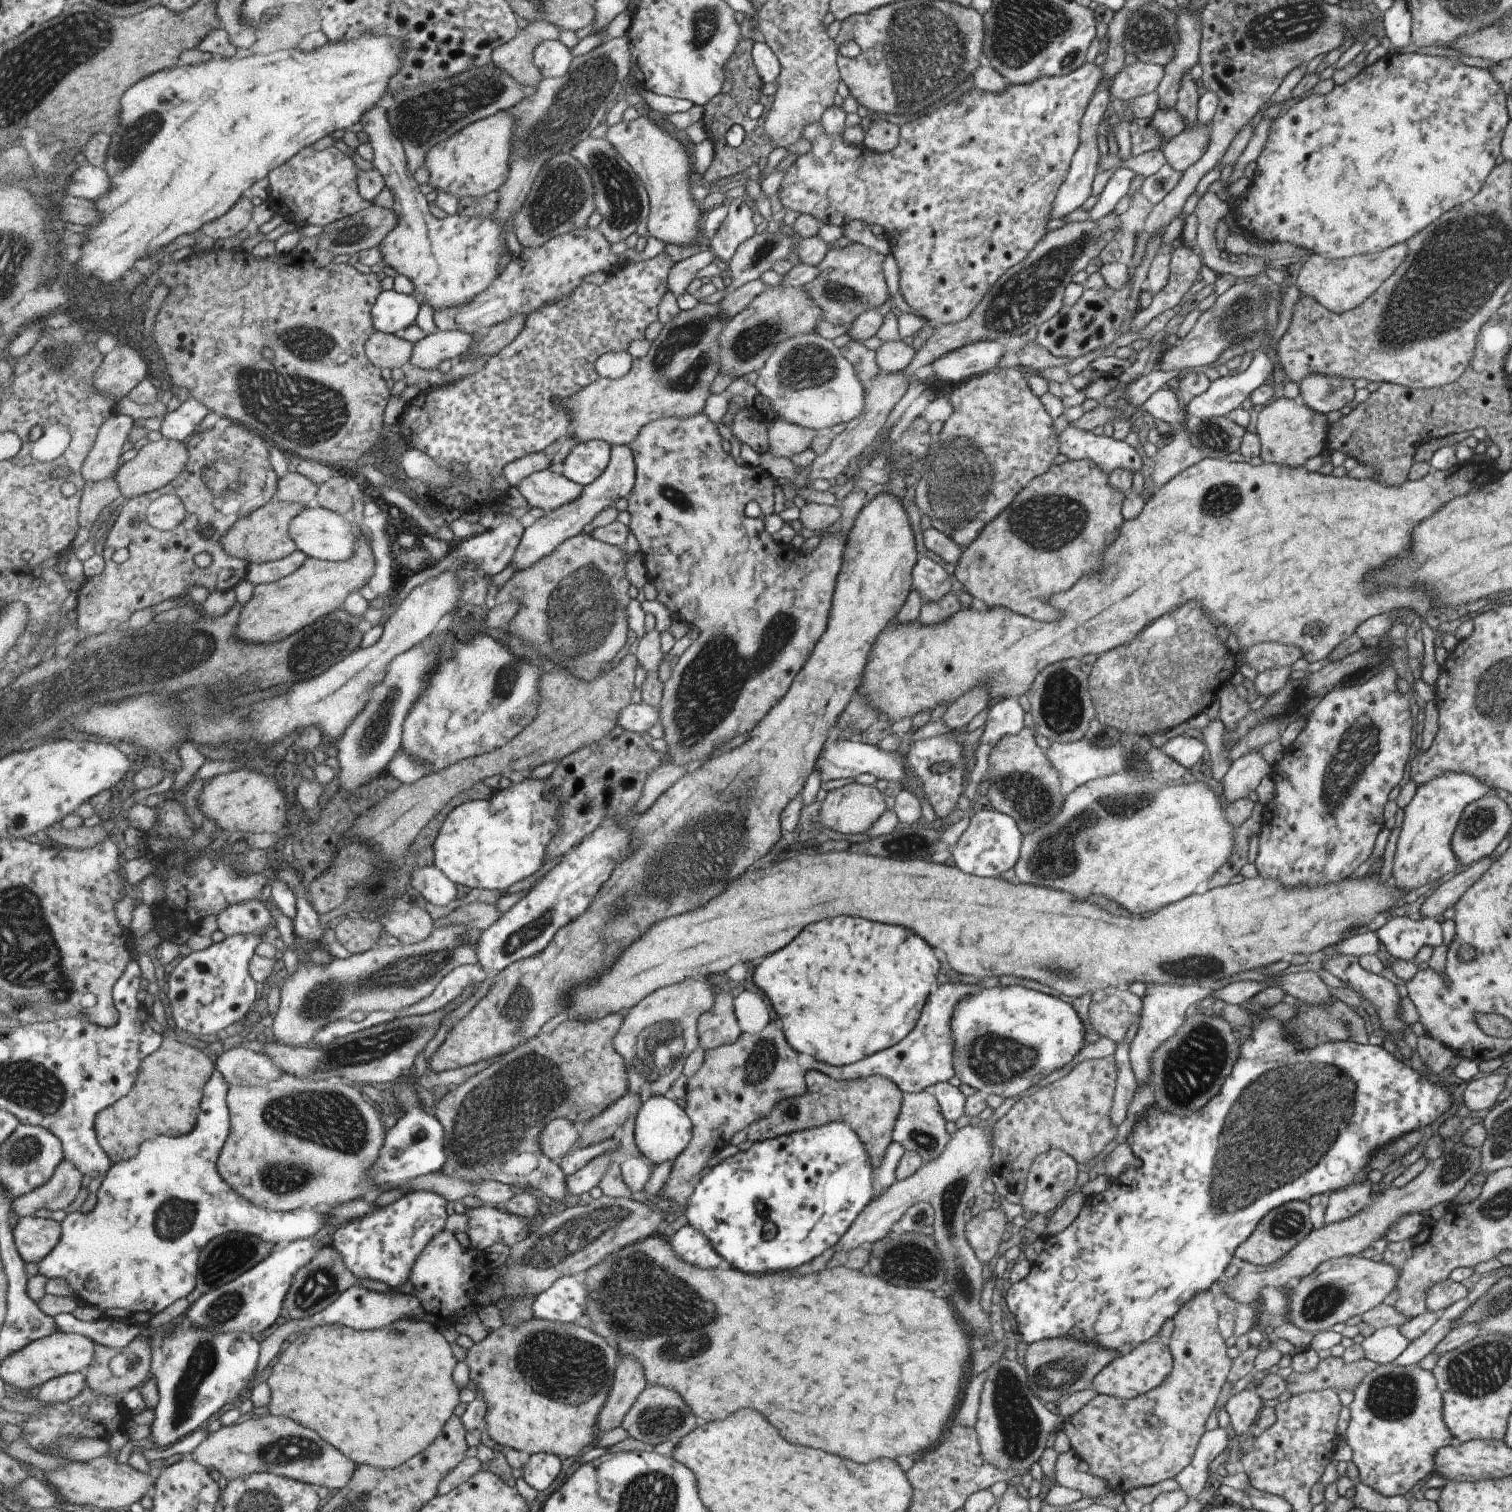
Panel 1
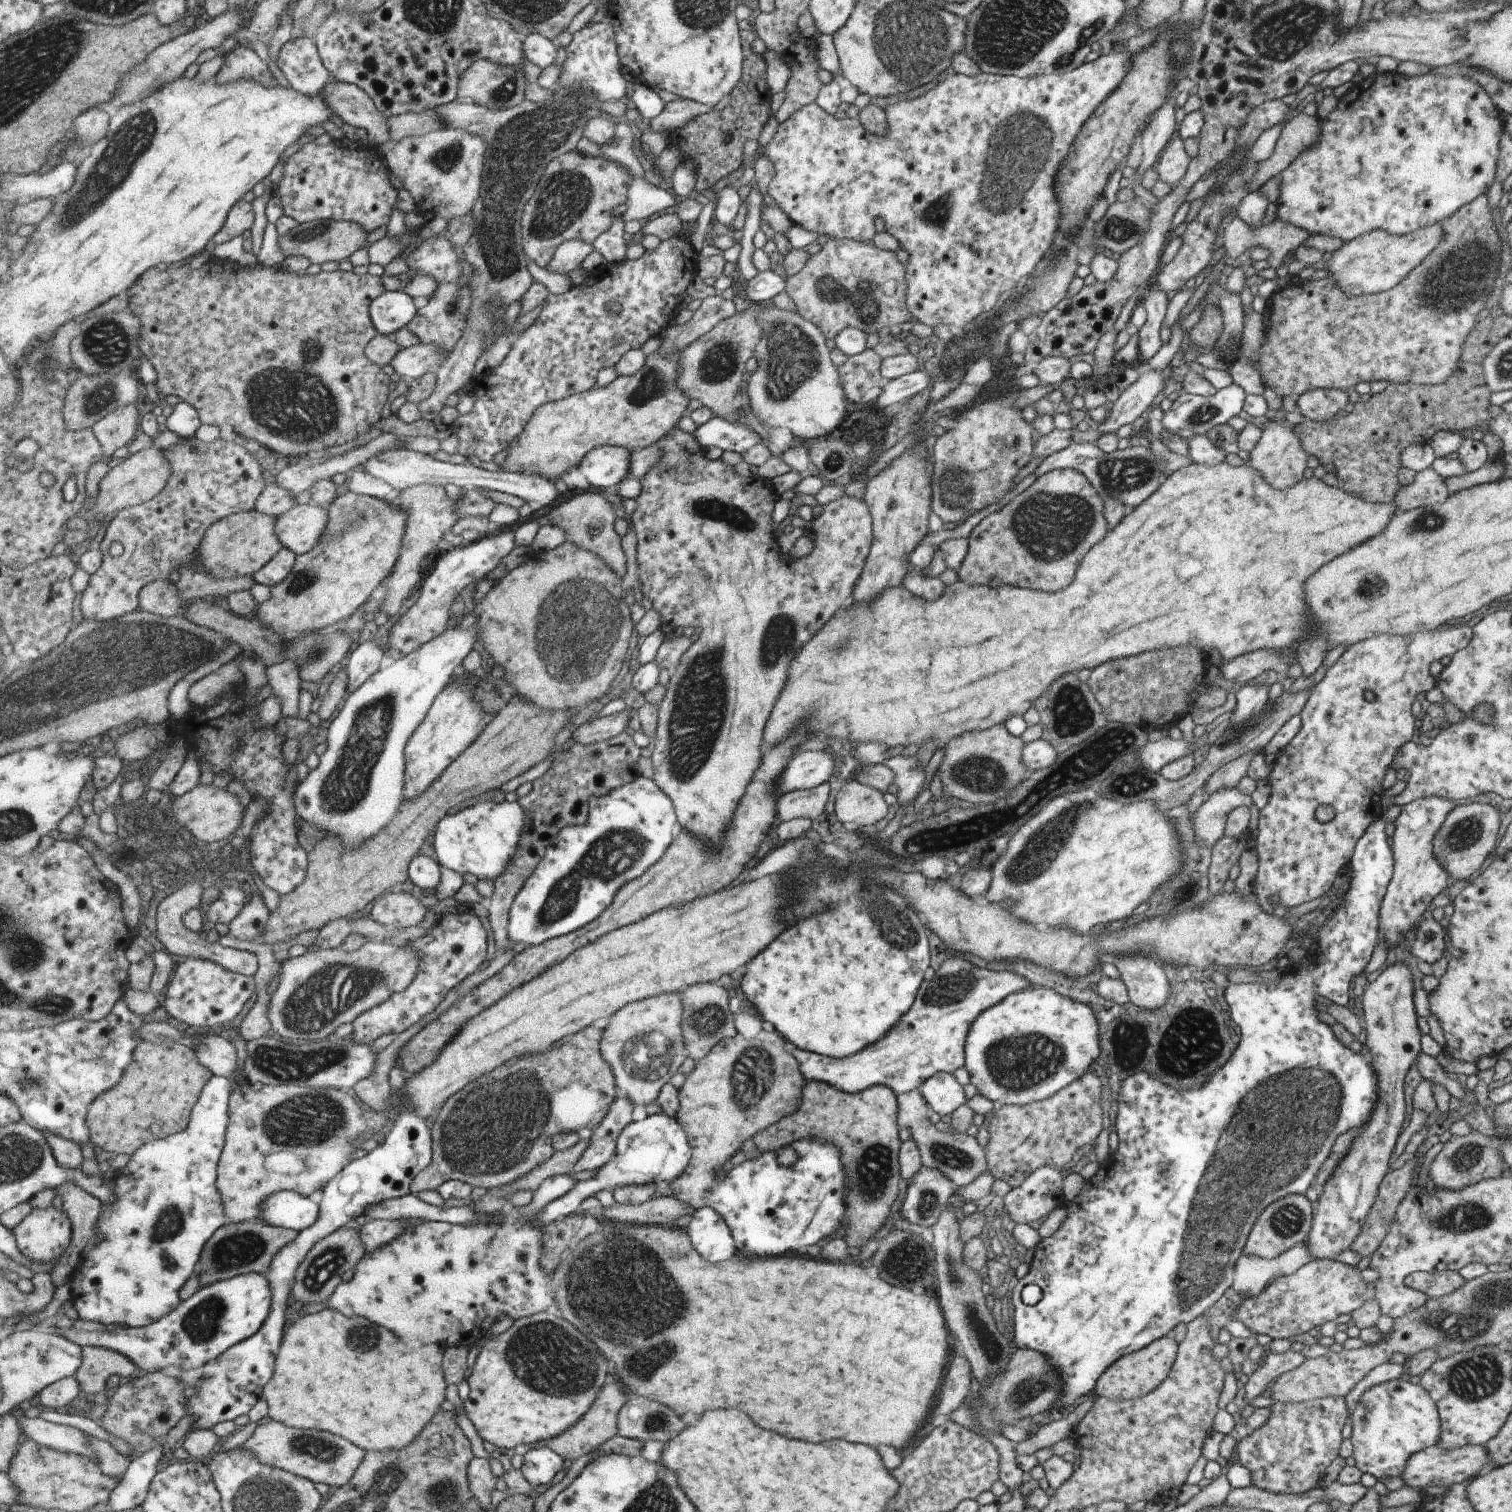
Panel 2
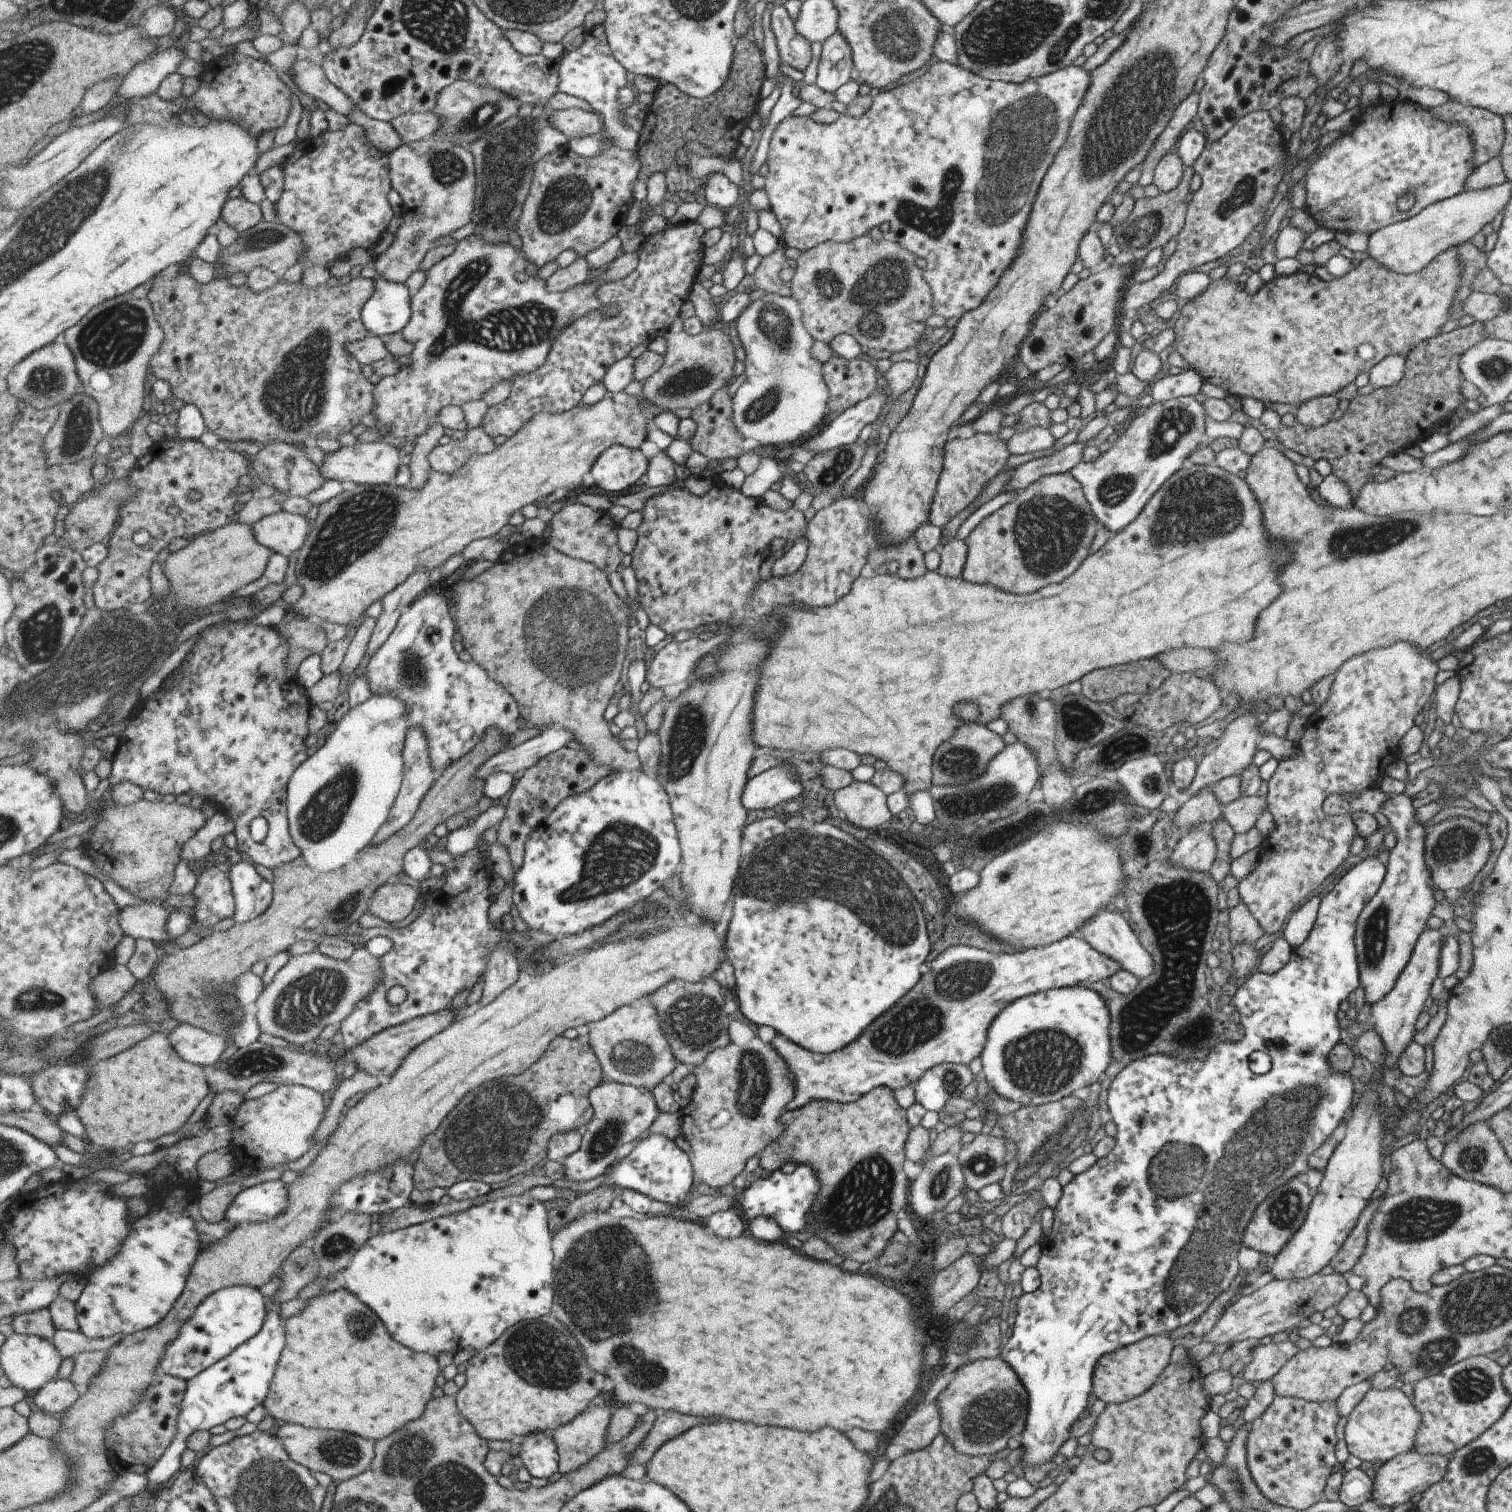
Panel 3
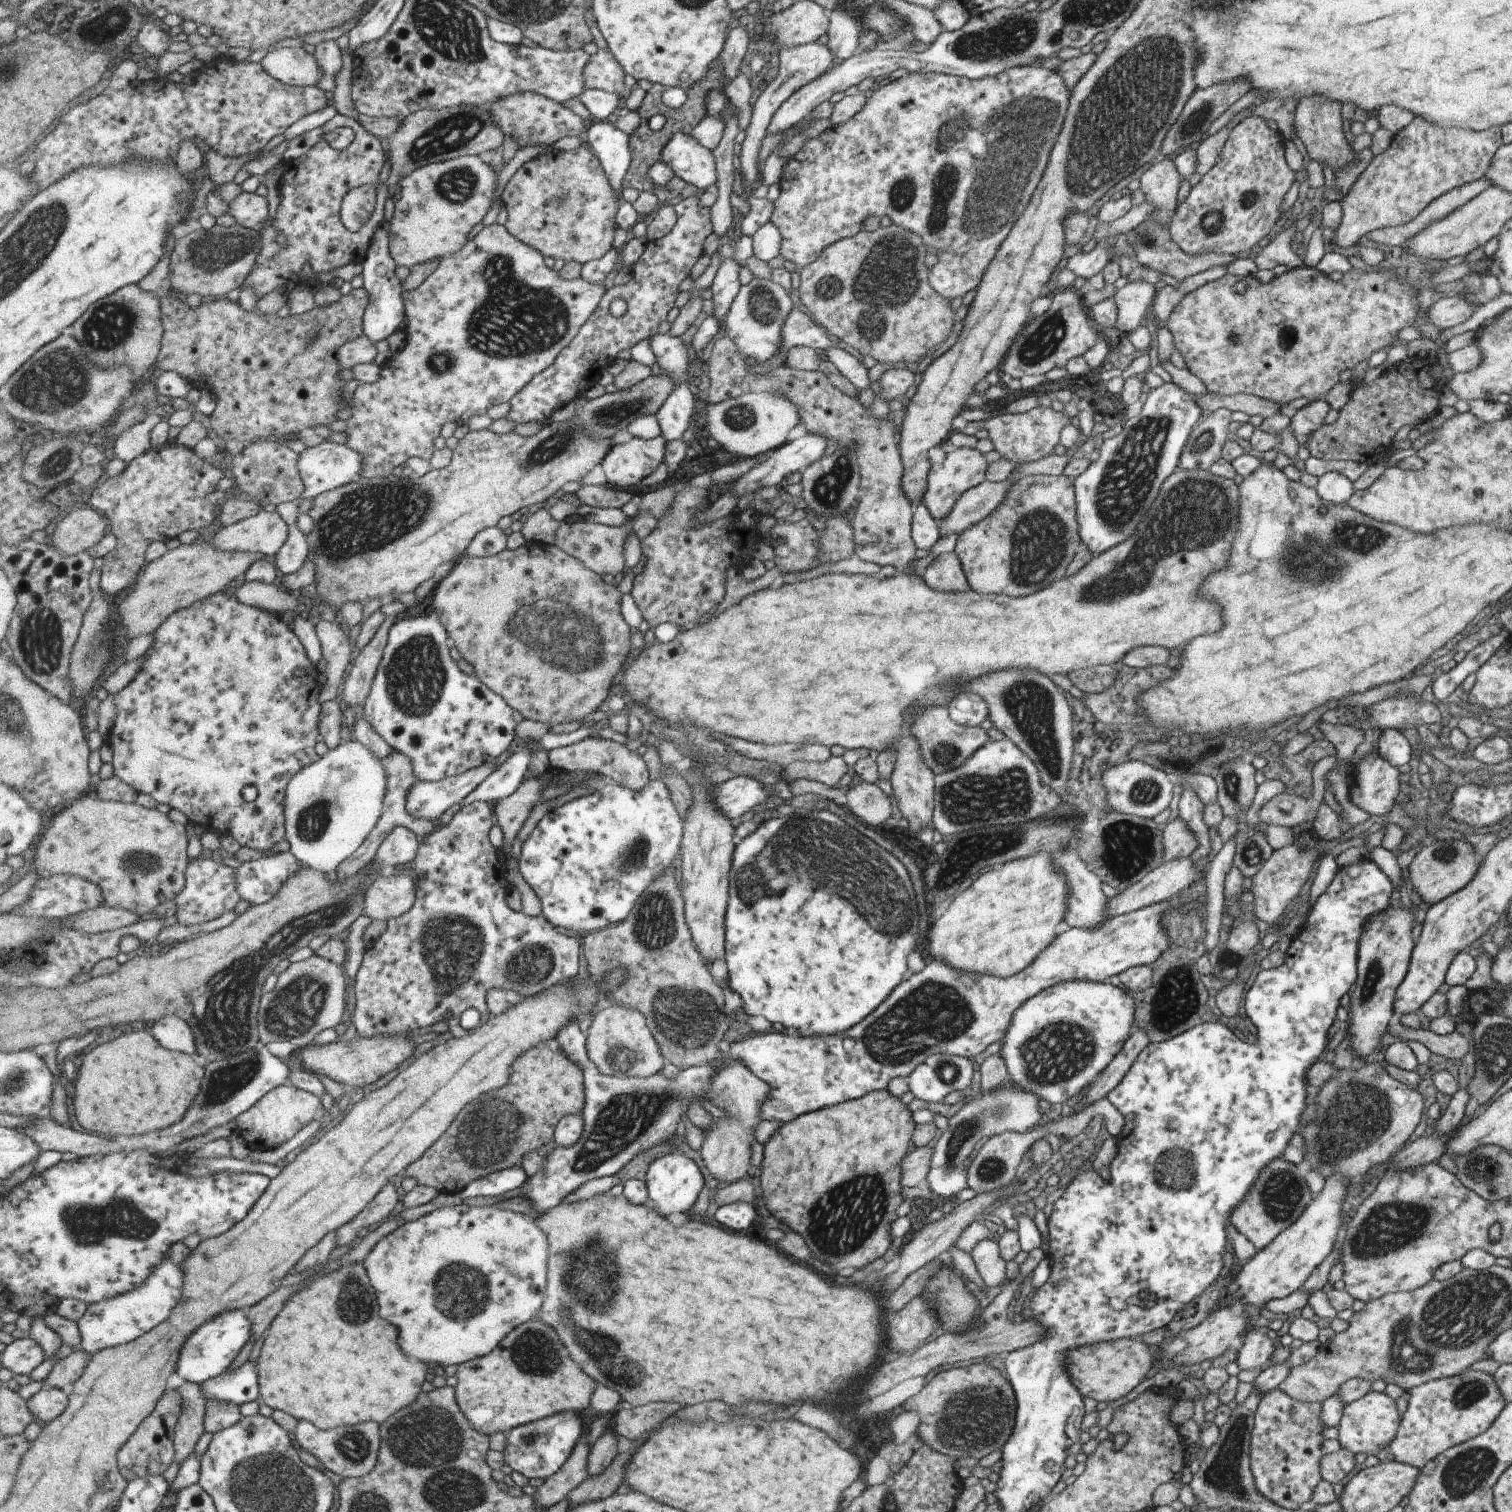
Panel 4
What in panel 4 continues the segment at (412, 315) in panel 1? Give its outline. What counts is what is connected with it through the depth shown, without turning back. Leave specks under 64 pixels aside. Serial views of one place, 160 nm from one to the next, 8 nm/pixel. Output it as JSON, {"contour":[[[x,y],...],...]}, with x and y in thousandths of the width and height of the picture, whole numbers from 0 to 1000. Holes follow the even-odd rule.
{"contour":[[[255,146],[247,155],[246,163],[243,165],[243,169],[239,172],[240,189],[243,191],[246,198],[241,209],[241,221],[247,226],[257,224],[265,216],[269,208],[268,197],[265,196],[267,190],[265,190],[265,187],[261,181],[263,173],[258,167],[258,146]]]}

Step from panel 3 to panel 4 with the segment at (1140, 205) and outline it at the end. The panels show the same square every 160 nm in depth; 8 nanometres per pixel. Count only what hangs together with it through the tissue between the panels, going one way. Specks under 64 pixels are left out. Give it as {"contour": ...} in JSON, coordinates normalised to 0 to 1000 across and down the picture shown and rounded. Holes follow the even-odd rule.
{"contour":[[[759,146],[753,147],[749,153],[744,155],[747,162],[750,165],[751,172],[761,178],[765,179],[771,183],[776,183],[778,186],[791,182],[801,177],[811,177],[816,171],[813,168],[788,169],[784,168],[774,159],[772,150]]]}

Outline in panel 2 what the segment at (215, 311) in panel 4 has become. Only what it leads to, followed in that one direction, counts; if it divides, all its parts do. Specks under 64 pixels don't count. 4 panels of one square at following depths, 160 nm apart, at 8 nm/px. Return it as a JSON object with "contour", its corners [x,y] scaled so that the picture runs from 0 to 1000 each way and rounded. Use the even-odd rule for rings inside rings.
{"contour":[[[144,171],[138,172],[130,178],[126,177],[124,173],[118,176],[105,175],[99,179],[97,179],[93,185],[91,185],[91,187],[84,192],[85,204],[87,208],[91,208],[93,210],[92,229],[95,236],[99,237],[104,247],[104,258],[109,262],[116,261],[120,266],[126,267],[132,272],[134,280],[140,280],[145,283],[151,280],[158,288],[172,292],[173,295],[190,303],[212,300],[220,295],[227,295],[229,292],[233,292],[241,288],[245,284],[245,282],[252,278],[260,254],[259,250],[252,245],[252,242],[244,238],[242,230],[251,221],[245,208],[246,200],[255,193],[255,188],[253,188],[252,182],[245,183],[242,181],[237,183],[228,176],[222,180],[212,179],[211,181],[202,182],[200,181],[199,182],[198,180],[190,179],[185,175],[181,177],[170,175],[166,179]],[[177,231],[181,232],[182,236],[177,237]]]}

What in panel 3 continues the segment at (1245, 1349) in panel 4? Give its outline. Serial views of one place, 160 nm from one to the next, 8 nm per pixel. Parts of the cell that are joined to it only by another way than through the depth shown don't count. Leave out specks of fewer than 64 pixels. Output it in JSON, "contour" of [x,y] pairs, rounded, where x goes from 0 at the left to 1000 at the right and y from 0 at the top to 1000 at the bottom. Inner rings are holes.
{"contour":[[[854,887],[831,890],[821,909],[827,913],[840,912],[858,894]]]}

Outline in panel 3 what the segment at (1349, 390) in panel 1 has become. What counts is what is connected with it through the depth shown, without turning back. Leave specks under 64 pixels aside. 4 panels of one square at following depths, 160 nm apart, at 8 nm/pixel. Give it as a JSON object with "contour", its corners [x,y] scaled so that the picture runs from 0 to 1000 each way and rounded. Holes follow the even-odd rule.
{"contour":[[[874,261],[858,268],[855,272],[856,279],[862,282],[872,282],[879,278],[886,265],[882,261]]]}

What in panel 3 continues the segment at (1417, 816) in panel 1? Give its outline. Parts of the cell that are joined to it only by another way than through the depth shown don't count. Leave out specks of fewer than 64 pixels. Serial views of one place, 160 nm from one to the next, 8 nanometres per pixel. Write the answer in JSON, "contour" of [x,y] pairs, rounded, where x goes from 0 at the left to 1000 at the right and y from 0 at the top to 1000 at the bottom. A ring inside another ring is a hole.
{"contour":[[[928,524],[917,526],[912,537],[921,548],[923,558],[918,565],[913,587],[897,606],[895,621],[899,652],[901,655],[902,663],[905,663],[906,667],[921,653],[927,640],[931,638],[937,620],[943,613],[942,610],[946,604],[948,597],[948,586],[941,569],[941,545],[935,544],[935,534],[933,528]]]}

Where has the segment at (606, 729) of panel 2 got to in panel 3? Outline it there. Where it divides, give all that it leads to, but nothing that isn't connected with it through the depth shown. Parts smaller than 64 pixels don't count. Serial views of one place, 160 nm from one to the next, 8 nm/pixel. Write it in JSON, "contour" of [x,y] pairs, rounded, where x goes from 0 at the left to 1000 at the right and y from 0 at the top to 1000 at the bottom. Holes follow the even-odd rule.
{"contour":[[[364,480],[358,485],[338,495],[331,495],[322,502],[313,512],[314,515],[322,515],[324,512],[333,511],[344,513],[350,507],[355,505],[363,497],[374,494],[375,491],[381,489],[381,486],[372,480]]]}

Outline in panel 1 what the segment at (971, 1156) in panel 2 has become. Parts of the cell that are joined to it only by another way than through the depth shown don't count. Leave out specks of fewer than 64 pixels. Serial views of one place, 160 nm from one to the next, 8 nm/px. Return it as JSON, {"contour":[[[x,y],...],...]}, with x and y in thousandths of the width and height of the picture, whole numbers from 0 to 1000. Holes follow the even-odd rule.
{"contour":[[[610,720],[606,723],[597,723],[597,728],[590,746],[589,753],[591,755],[595,756],[599,761],[606,762],[608,765],[608,768],[612,770],[615,767],[618,767],[630,752],[625,748],[624,745],[624,737],[614,720]]]}

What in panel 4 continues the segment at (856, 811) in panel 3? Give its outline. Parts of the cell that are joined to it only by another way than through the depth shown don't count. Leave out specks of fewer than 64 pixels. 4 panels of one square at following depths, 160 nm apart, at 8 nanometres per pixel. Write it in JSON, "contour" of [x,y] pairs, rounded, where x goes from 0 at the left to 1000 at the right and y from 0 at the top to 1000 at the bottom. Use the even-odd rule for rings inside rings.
{"contour":[[[569,517],[559,525],[559,532],[573,546],[582,548],[589,538],[589,530],[579,518]]]}

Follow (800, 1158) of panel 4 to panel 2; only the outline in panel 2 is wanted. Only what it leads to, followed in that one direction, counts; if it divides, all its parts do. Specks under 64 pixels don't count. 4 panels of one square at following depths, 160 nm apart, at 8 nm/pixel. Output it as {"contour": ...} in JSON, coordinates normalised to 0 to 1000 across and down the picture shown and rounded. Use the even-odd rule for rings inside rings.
{"contour":[[[534,714],[532,716],[531,722],[530,722],[530,729],[526,735],[521,737],[517,741],[510,743],[506,747],[501,749],[497,754],[502,763],[510,762],[519,759],[519,757],[523,757],[530,753],[543,753],[551,758],[554,758],[555,765],[557,765],[558,776],[559,776],[559,807],[557,810],[559,812],[559,823],[565,829],[568,829],[571,823],[581,813],[587,810],[585,806],[588,803],[589,796],[592,795],[593,791],[593,784],[595,784],[595,771],[594,761],[597,755],[595,755],[594,746],[593,742],[593,730],[593,724],[591,721],[587,718],[579,718],[567,722],[561,724],[539,714]]]}

